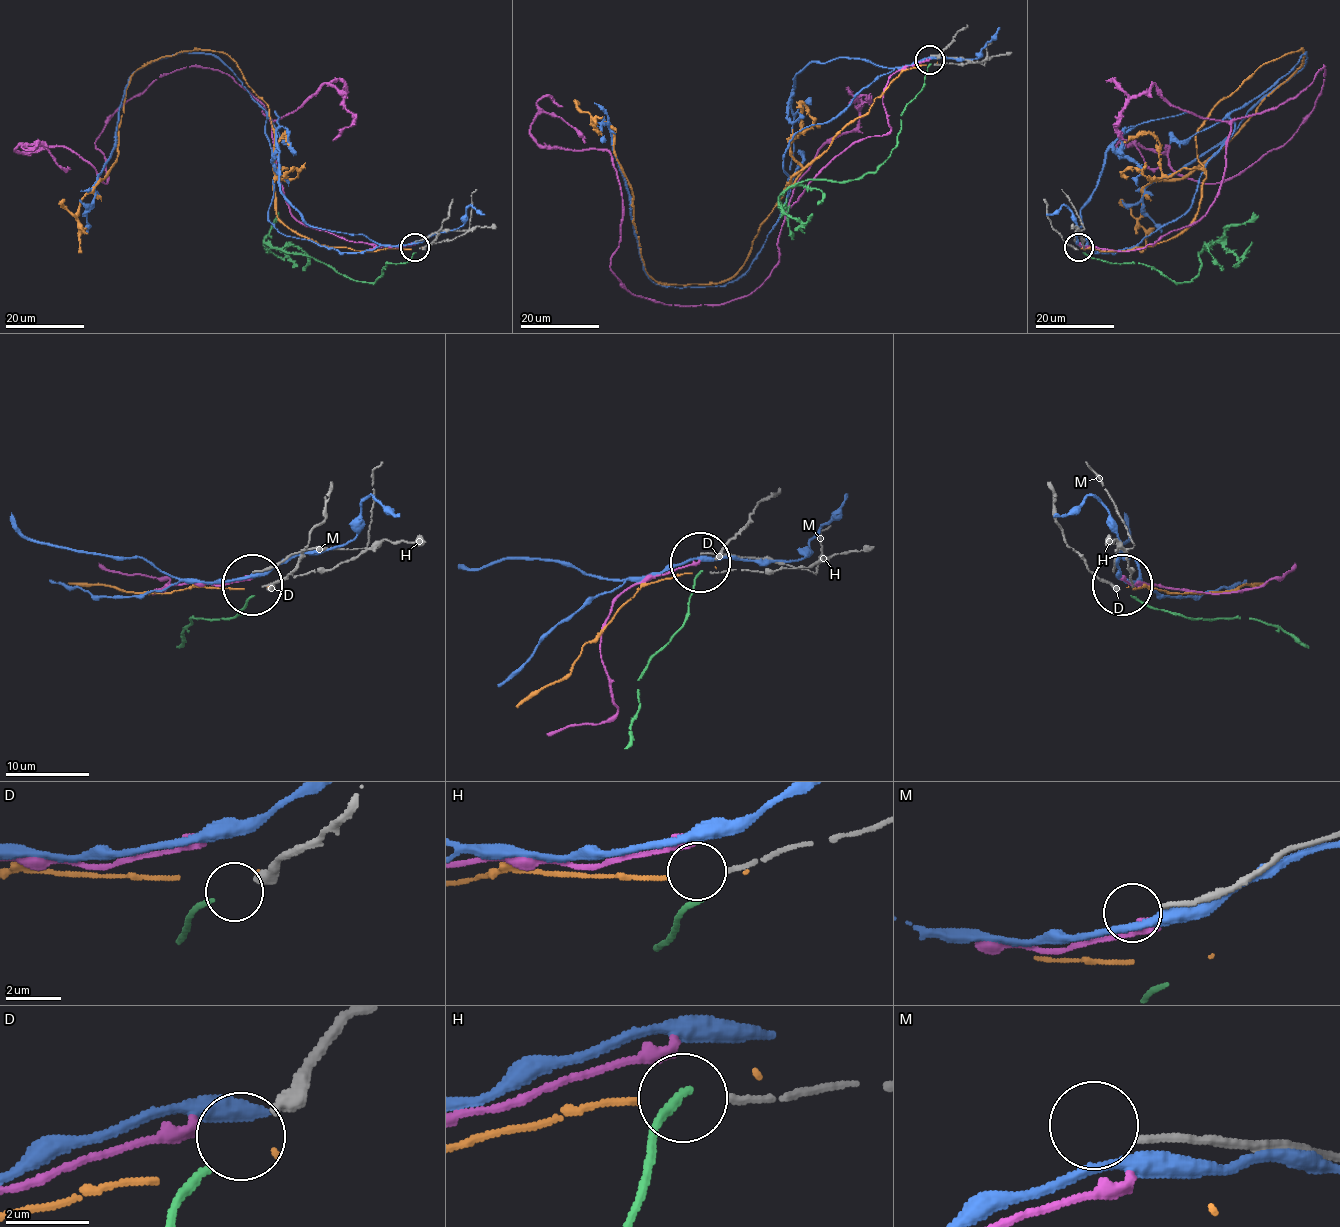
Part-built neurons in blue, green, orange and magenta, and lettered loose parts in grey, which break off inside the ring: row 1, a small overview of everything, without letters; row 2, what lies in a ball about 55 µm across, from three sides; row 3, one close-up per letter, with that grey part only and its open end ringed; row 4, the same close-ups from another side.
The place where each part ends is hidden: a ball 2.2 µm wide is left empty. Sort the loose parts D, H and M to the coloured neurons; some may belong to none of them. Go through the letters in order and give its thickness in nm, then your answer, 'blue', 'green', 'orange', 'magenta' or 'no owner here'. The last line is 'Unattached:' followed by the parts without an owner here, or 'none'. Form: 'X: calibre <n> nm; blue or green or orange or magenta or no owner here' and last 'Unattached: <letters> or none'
D: calibre 420 nm; green
H: calibre 170 nm; no owner here
M: calibre 180 nm; no owner here
Unattached: H, M

